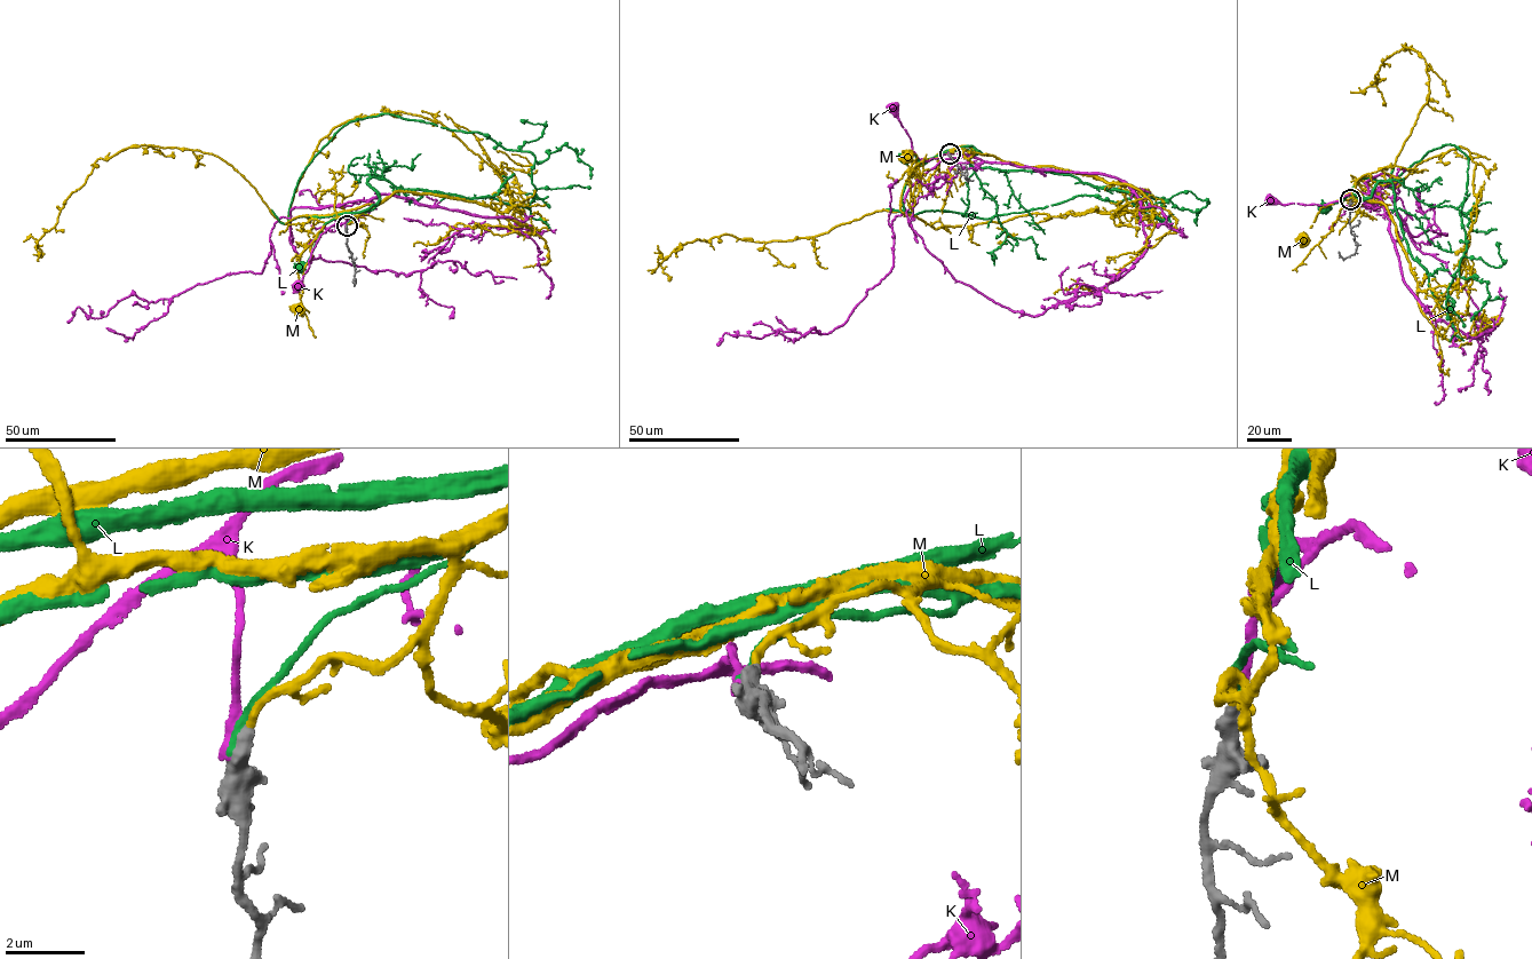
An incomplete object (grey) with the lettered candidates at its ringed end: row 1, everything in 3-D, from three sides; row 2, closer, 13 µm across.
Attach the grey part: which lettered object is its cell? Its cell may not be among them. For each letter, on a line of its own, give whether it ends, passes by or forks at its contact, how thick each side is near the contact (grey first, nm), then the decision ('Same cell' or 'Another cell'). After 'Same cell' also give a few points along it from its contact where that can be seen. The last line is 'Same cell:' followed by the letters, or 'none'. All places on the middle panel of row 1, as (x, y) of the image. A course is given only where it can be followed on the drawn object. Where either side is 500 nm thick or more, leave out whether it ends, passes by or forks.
K: Thickness 550 nm (grey) against 240 nm. Another cell
L: Thickness 500 nm (grey) against 200 nm. Another cell
M: It ends there. Thickness 400 nm (grey) against 200 nm. Same cell. Its course: (949, 153), (959, 148), (922, 163), (915, 161), (910, 167), (910, 175), (915, 165), (905, 156)
Same cell: M

